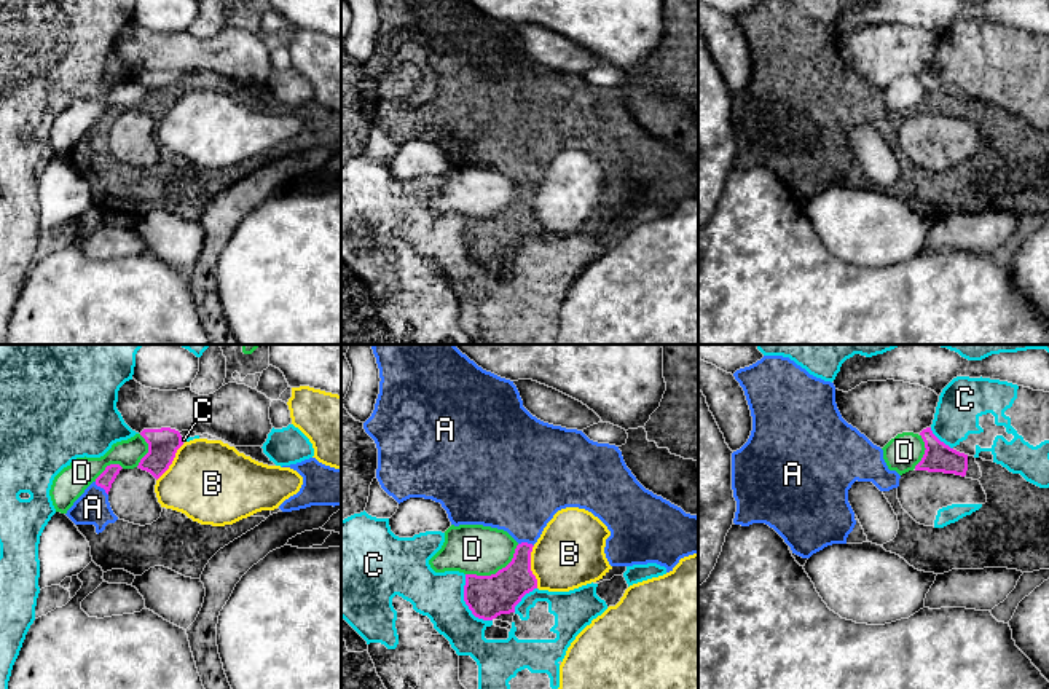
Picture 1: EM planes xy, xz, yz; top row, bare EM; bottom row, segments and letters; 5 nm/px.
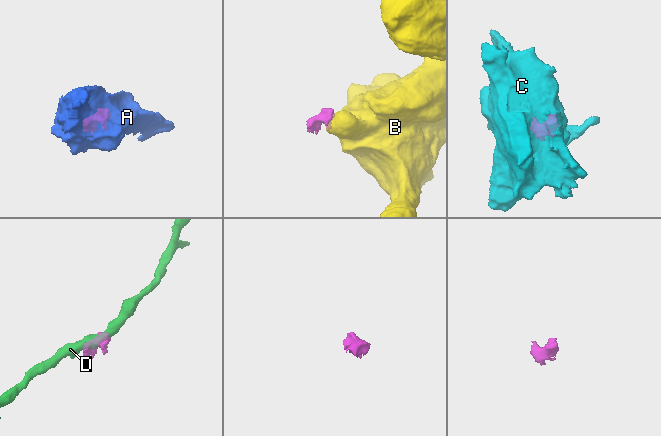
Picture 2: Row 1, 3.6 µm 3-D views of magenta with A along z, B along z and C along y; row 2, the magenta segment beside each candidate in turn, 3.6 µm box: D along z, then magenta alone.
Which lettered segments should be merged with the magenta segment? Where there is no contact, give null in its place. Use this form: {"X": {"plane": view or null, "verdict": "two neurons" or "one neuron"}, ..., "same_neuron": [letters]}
{"A": {"plane": "xy", "verdict": "one neuron"}, "B": {"plane": "xz", "verdict": "two neurons"}, "C": {"plane": "xz", "verdict": "two neurons"}, "D": {"plane": "xz", "verdict": "two neurons"}, "same_neuron": ["A"]}

